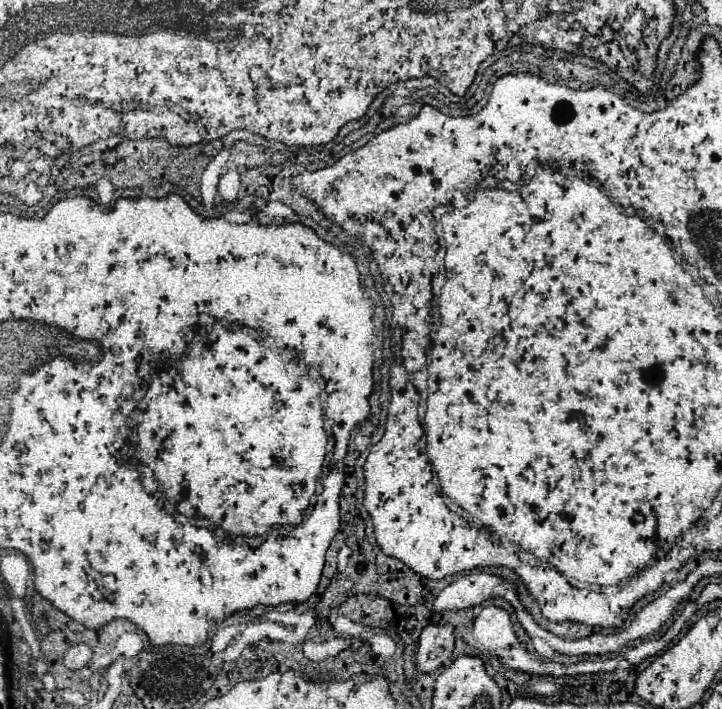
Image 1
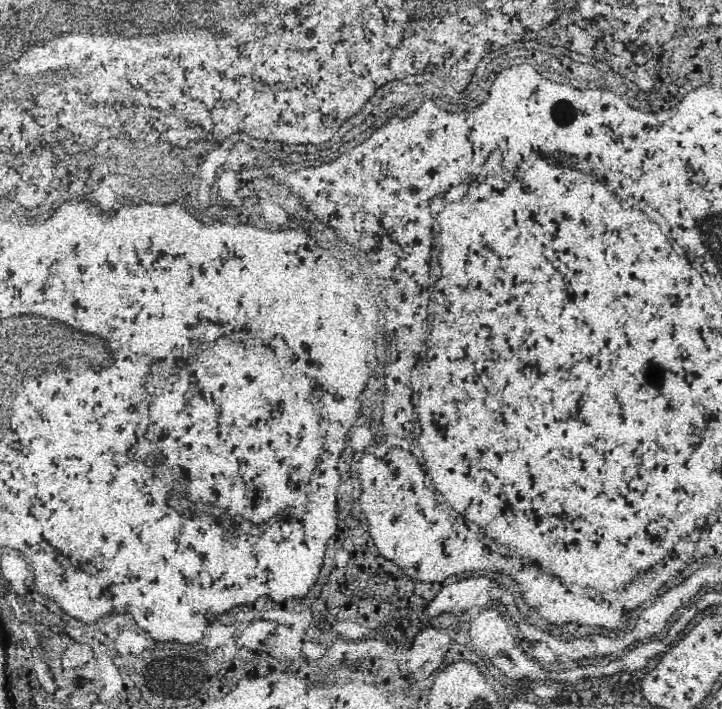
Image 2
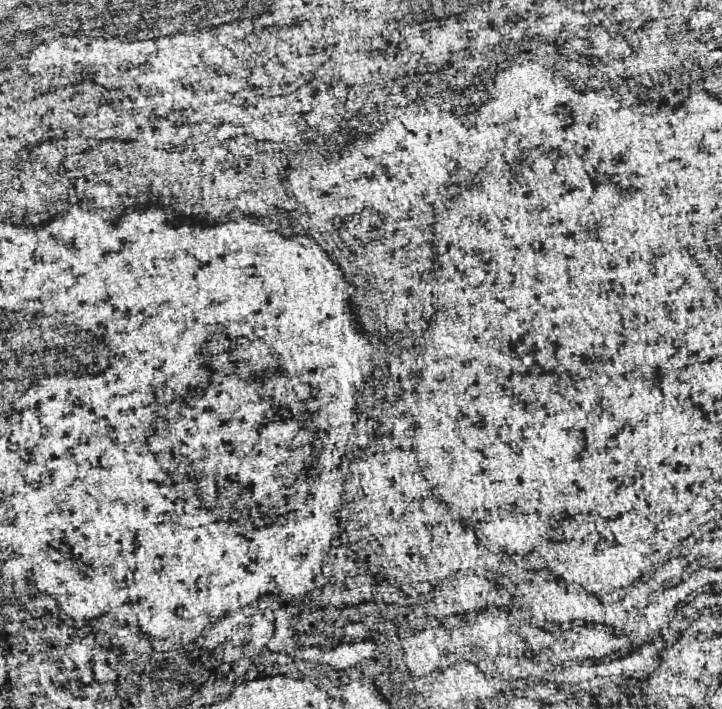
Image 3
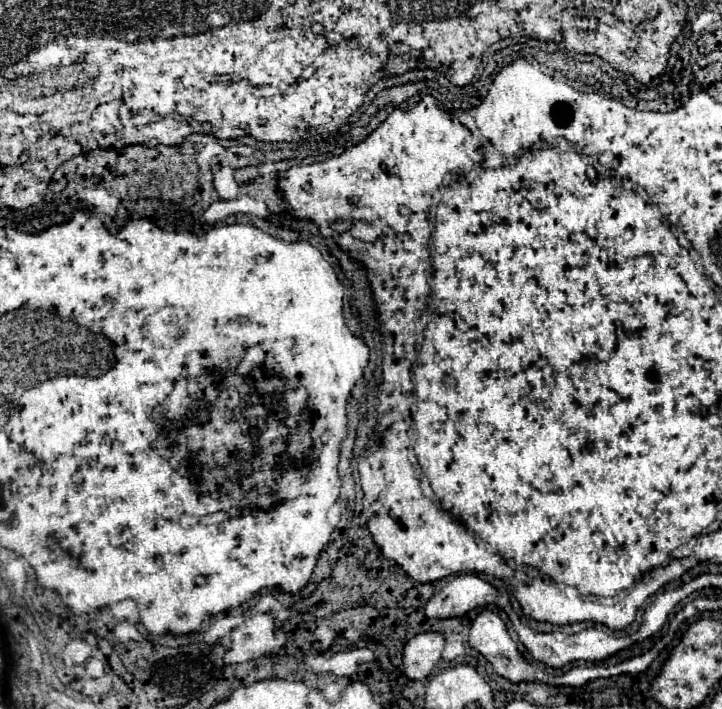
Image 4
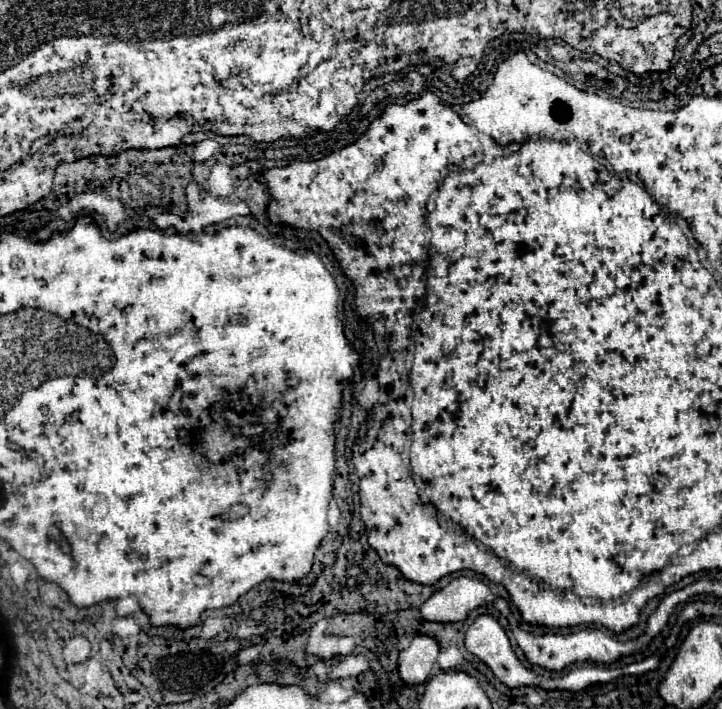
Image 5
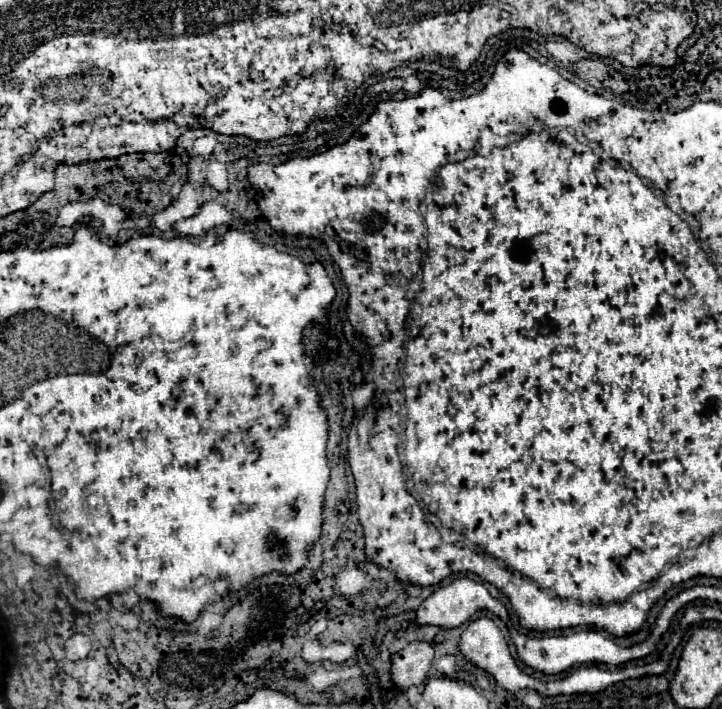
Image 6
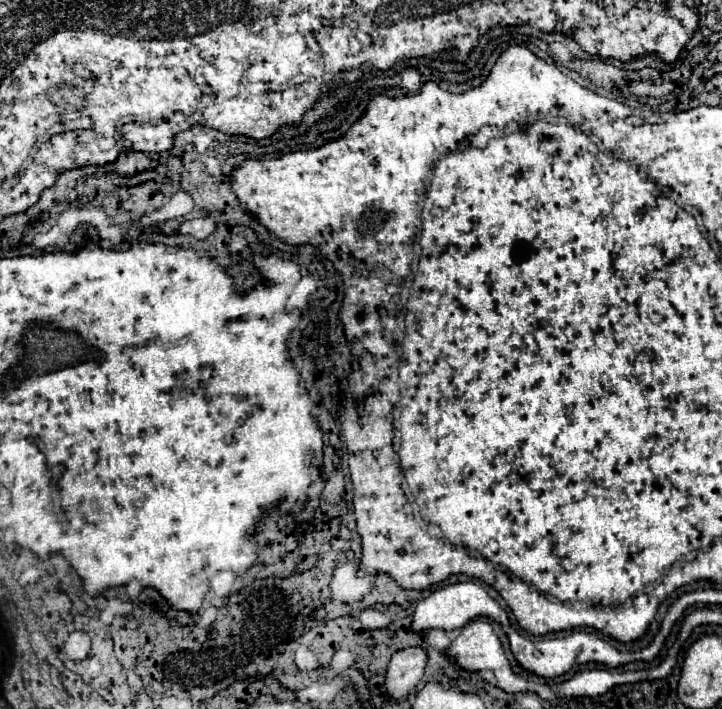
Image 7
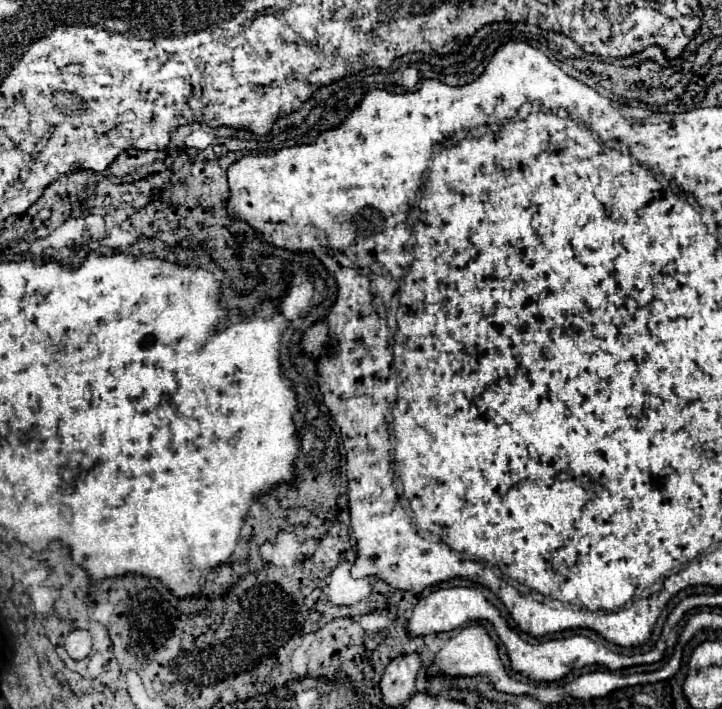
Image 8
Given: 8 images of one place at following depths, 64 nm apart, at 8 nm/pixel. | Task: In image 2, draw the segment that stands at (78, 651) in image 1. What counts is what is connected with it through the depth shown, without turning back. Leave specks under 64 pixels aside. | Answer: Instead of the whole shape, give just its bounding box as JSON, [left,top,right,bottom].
[62,642,92,668]

